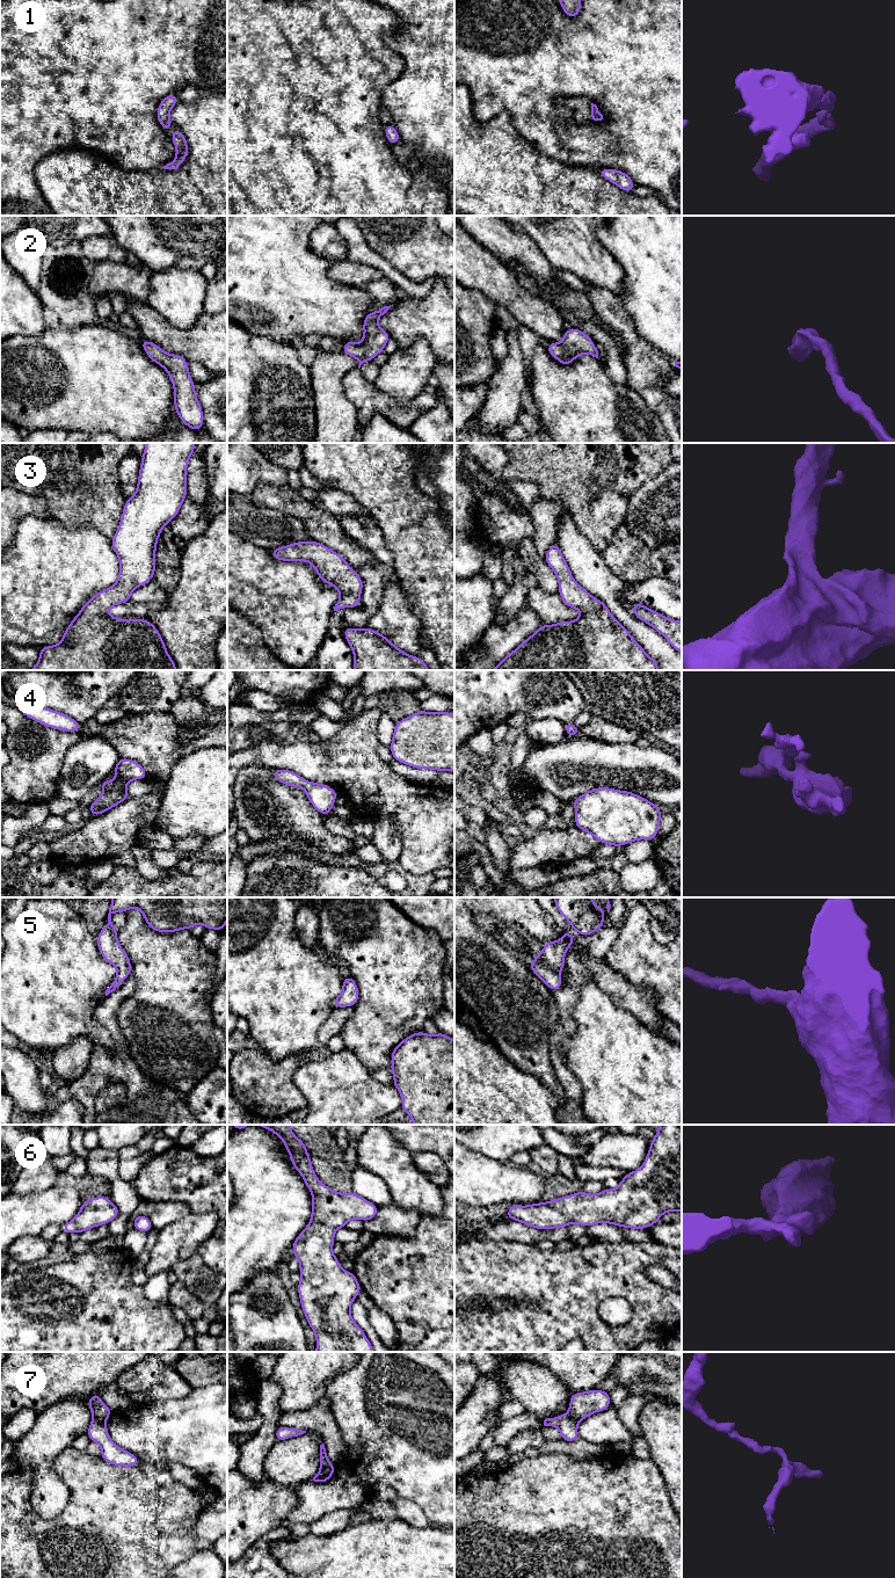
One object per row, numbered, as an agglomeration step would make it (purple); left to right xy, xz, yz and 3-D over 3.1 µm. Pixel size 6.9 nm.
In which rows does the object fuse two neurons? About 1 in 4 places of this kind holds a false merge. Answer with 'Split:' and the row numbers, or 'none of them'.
Split: 7

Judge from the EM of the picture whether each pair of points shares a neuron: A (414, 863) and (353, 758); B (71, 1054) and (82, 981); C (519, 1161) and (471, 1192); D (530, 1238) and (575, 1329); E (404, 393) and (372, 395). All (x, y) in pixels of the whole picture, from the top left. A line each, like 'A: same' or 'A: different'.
A: same
B: different
C: different
D: different
E: different

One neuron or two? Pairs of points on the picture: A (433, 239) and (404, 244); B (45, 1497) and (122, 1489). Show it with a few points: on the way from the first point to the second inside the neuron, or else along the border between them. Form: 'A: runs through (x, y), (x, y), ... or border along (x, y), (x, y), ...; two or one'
A: runs through (426, 244), (410, 244); one
B: border along (55, 1471), (68, 1489), (68, 1503), (55, 1518); two

